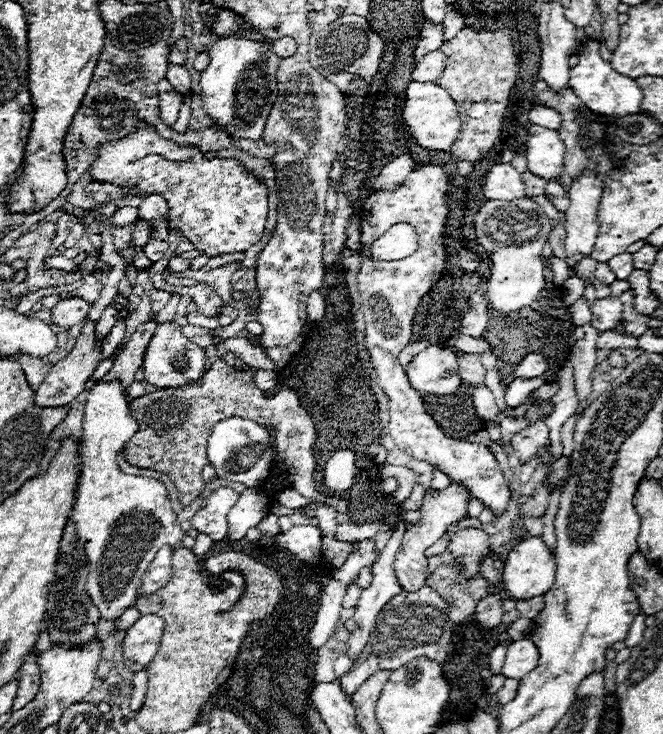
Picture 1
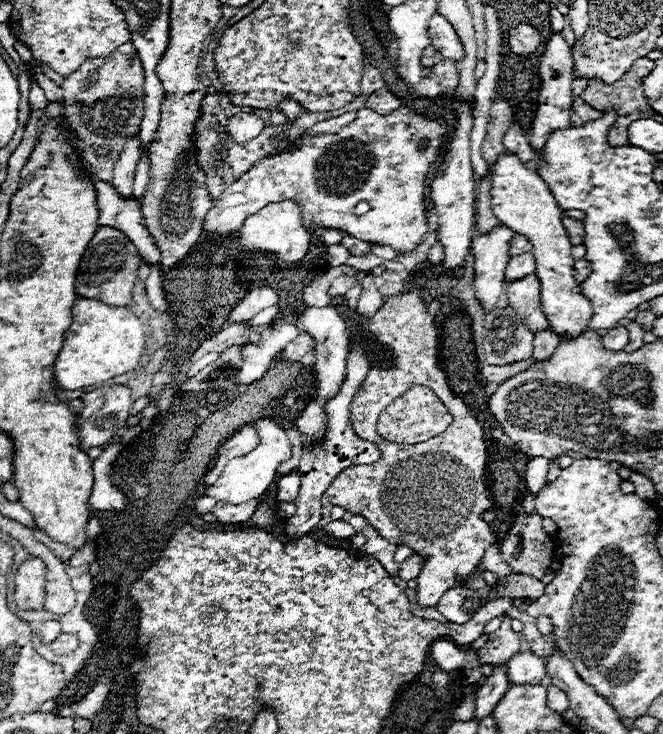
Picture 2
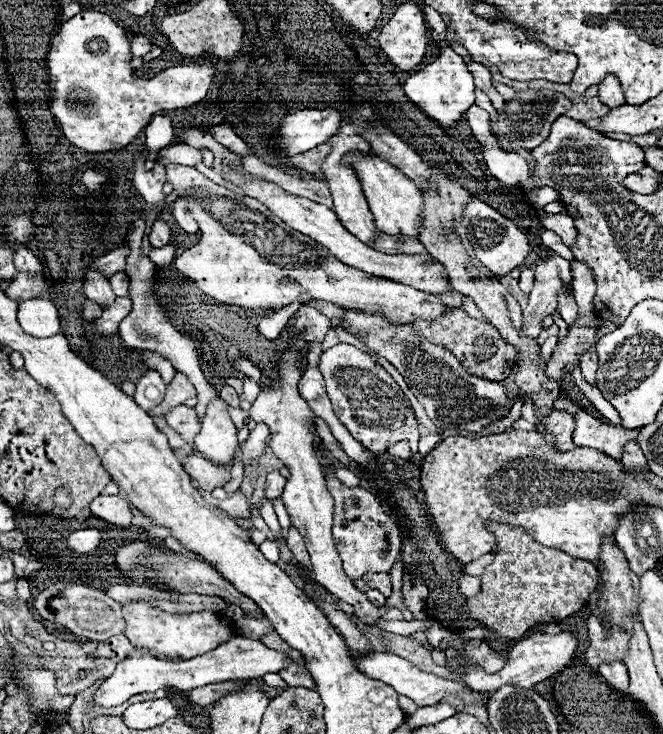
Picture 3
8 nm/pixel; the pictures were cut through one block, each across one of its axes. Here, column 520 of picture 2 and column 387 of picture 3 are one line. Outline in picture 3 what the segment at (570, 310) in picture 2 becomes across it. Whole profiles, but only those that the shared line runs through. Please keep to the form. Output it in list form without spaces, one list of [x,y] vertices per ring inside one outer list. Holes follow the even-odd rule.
[[[350,152],[344,158],[346,164],[350,164],[362,182],[364,196],[370,204],[370,210],[374,214],[374,224],[380,232],[396,236],[396,234],[406,234],[414,240],[420,240],[420,228],[422,228],[422,210],[424,210],[424,200],[422,192],[416,188],[410,178],[406,178],[400,170],[390,166],[386,160],[378,156],[362,156],[360,152]]]

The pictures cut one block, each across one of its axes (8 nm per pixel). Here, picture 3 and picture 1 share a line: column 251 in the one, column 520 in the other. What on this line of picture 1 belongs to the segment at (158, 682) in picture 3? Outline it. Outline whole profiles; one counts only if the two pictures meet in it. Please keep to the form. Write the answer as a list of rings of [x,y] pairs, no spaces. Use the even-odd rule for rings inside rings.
[[[528,638],[514,640],[508,646],[504,666],[502,666],[502,674],[506,678],[518,678],[520,680],[524,674],[528,674],[536,668],[538,658],[540,658],[538,648]]]

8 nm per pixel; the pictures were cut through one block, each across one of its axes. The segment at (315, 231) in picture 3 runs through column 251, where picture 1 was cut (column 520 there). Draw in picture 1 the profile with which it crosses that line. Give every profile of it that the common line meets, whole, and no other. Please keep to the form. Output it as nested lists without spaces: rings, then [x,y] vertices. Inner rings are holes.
[[[496,162],[486,176],[482,192],[488,200],[514,200],[524,196],[524,182],[512,164]]]

